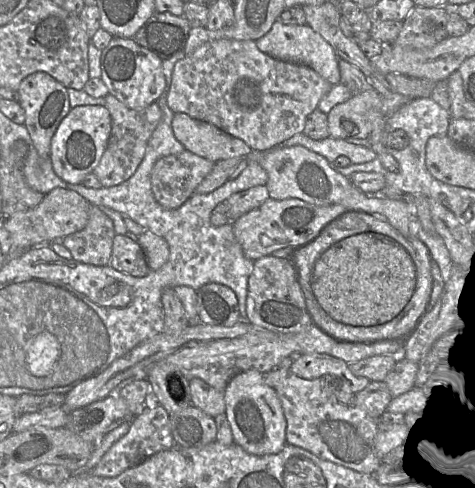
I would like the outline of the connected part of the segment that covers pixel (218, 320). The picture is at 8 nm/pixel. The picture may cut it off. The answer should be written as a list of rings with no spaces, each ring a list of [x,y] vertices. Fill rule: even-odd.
[[[208,283],[195,291],[198,319],[201,323],[232,327],[241,322],[237,297],[228,286]]]

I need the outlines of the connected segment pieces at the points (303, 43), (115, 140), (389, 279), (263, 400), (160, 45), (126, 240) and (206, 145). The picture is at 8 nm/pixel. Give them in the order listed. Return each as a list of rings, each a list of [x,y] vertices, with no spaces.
[[[278,19],[269,32],[255,41],[257,48],[263,53],[282,61],[303,63],[330,84],[340,83],[339,57],[334,48],[309,25],[288,25]]]
[[[110,93],[105,96],[105,107],[111,116],[111,133],[106,149],[92,173],[99,179],[102,187],[112,187],[134,174],[145,155],[147,143],[161,119],[162,112],[156,102],[143,109],[131,109]]]
[[[365,232],[342,239],[324,252],[314,265],[311,286],[320,306],[334,320],[352,326],[377,326],[393,319],[409,302],[416,270],[398,242]]]
[[[255,369],[241,372],[229,382],[224,393],[234,443],[257,456],[279,453],[287,443],[287,422],[281,402],[275,390],[265,383],[264,374]]]
[[[154,12],[132,39],[164,61],[184,50],[190,28],[184,16]]]
[[[116,234],[114,237],[109,265],[117,271],[135,277],[143,277],[150,272],[139,243],[123,234]]]
[[[186,113],[174,114],[172,129],[175,138],[186,150],[214,163],[233,157],[245,158],[252,152],[243,140]]]

